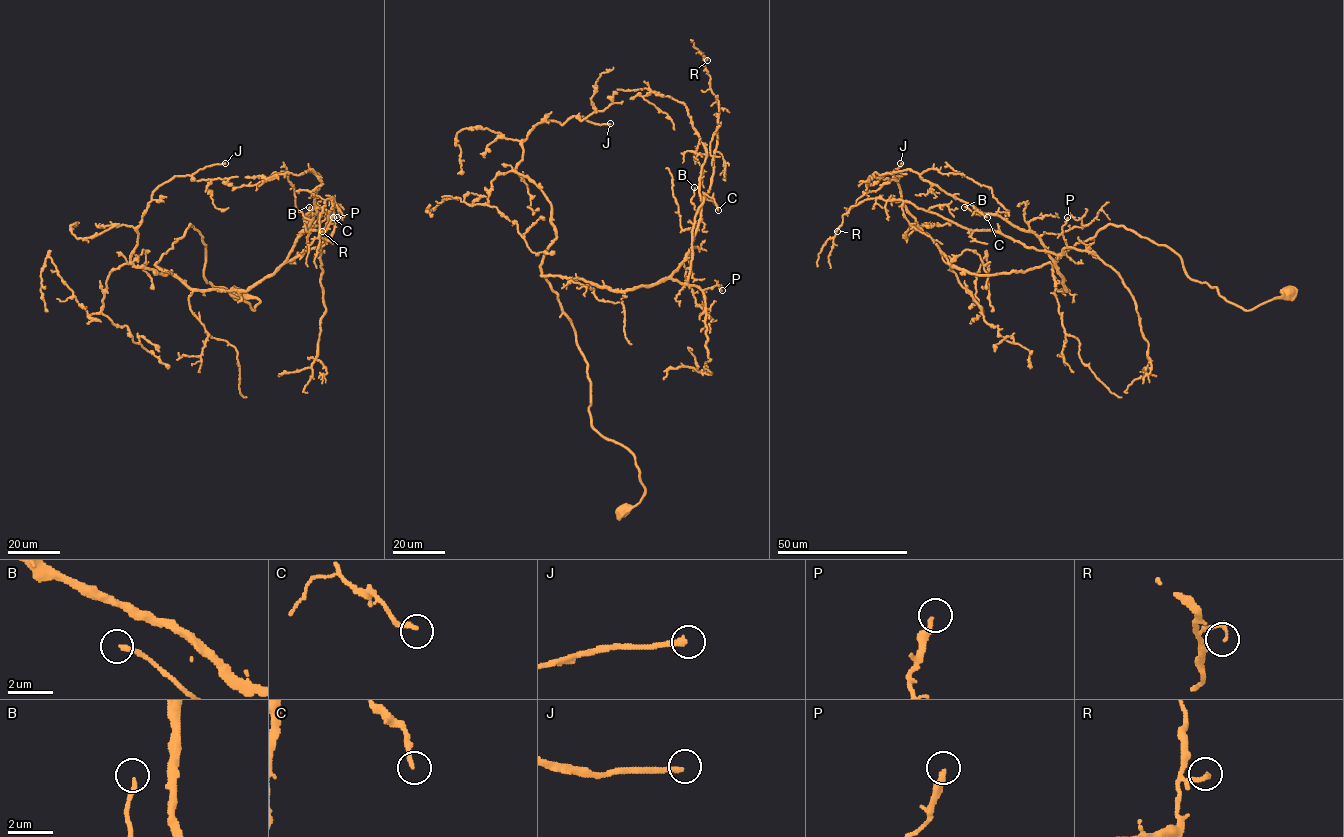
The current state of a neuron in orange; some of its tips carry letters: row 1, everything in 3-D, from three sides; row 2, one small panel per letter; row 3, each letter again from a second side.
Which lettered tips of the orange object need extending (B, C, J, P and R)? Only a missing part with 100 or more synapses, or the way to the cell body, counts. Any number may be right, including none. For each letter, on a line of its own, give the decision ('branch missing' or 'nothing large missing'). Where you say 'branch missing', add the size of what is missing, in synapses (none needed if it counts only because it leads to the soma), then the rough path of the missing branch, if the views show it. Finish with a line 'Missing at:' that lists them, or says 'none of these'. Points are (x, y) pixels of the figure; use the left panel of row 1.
B: nothing large missing
C: nothing large missing
J: branch missing | 110 syn
P: nothing large missing
R: nothing large missing
Missing at: J

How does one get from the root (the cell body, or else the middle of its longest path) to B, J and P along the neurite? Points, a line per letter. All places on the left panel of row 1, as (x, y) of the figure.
B: (235, 292), (205, 281), (190, 224), (156, 264), (190, 288), (249, 290), (309, 207)
J: (235, 292), (205, 281), (190, 224), (156, 264), (166, 275), (130, 260), (152, 193), (225, 163)
P: (235, 292), (205, 281), (190, 224), (156, 264), (190, 288), (249, 290), (337, 217)

